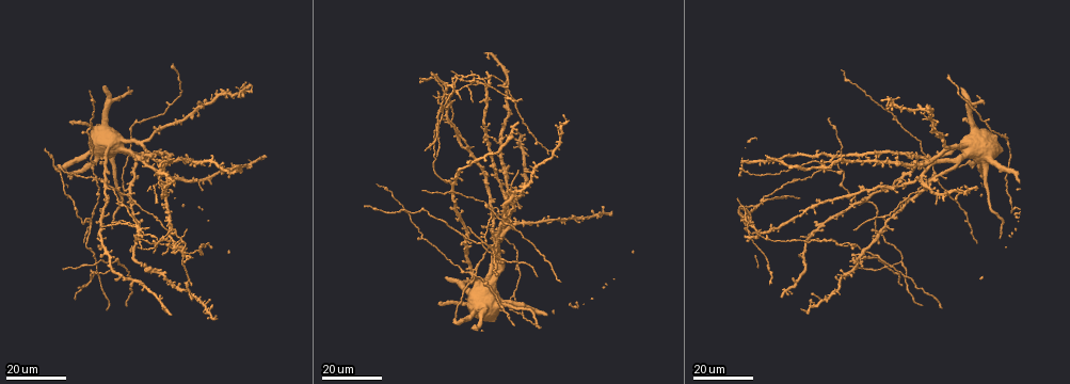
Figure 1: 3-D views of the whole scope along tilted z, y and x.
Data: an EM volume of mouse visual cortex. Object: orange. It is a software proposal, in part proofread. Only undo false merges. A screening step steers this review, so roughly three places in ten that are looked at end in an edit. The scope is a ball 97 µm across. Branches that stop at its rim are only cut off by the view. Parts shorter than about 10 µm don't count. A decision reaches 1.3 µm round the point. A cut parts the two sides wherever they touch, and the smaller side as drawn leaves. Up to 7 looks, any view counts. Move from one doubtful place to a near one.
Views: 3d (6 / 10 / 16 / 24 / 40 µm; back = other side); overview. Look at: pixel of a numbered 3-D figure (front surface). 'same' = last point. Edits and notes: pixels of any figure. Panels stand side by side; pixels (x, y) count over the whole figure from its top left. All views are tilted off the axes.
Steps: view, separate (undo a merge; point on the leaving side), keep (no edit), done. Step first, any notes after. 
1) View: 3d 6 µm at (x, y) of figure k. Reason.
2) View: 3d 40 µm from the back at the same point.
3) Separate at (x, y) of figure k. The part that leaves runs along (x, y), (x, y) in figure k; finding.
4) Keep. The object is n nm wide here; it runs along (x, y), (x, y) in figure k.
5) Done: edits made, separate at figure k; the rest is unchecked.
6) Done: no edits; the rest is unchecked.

View: 3d 24 µm at (832, 157) of figure 1. Arms part here.

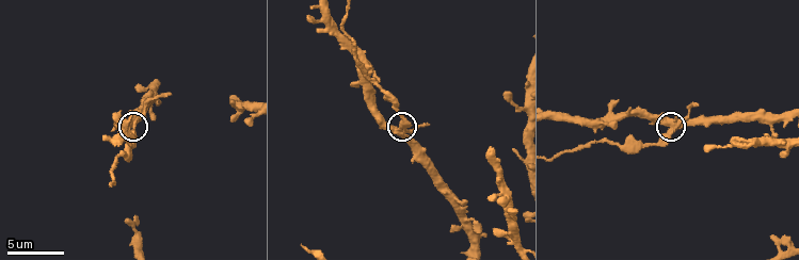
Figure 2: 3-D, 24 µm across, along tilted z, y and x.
View: 3d 10 µm at (669, 125) of figure 2.

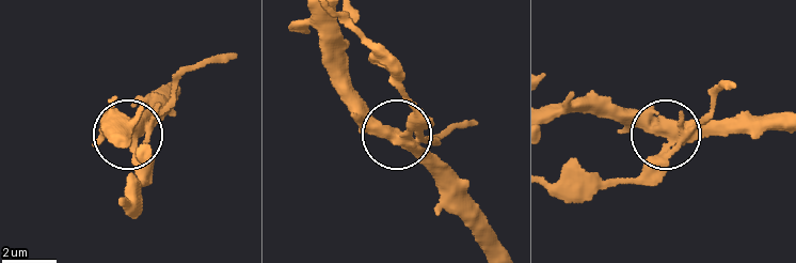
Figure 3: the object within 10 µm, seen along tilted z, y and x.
Separate at (145, 182) of figure 3. The object is 390 nm wide here; the part that leaves runs along (418, 133), (389, 68), (340, 18) in figure 3; a second neuron is stuck on.

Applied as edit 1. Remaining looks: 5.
View: 3d 16 µm at (96, 182) of figure 1. Four or more arms meet.

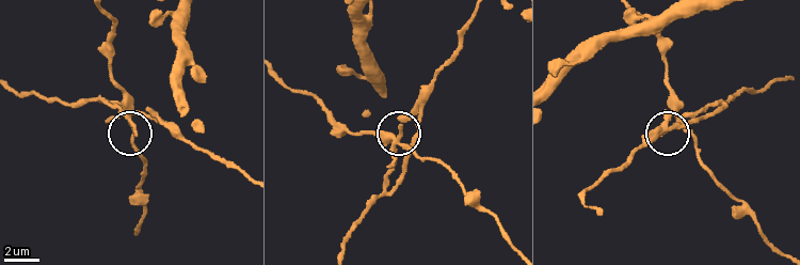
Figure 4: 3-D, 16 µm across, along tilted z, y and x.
View: 3d 6 µm at (398, 141) of figure 4. Zoom in.

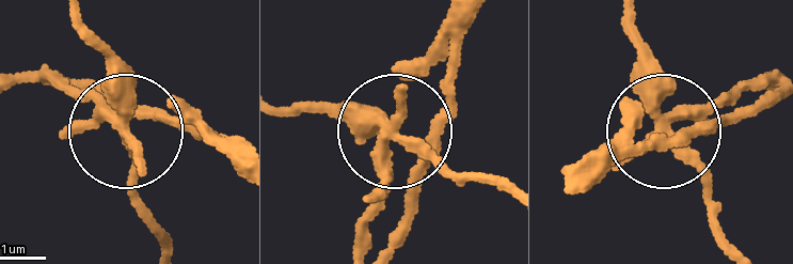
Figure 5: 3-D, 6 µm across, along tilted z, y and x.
Separate at (180, 110) of figure 5. The object is 330 nm wide here; a second neuron is stuck on.

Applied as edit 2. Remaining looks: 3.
View: overview.

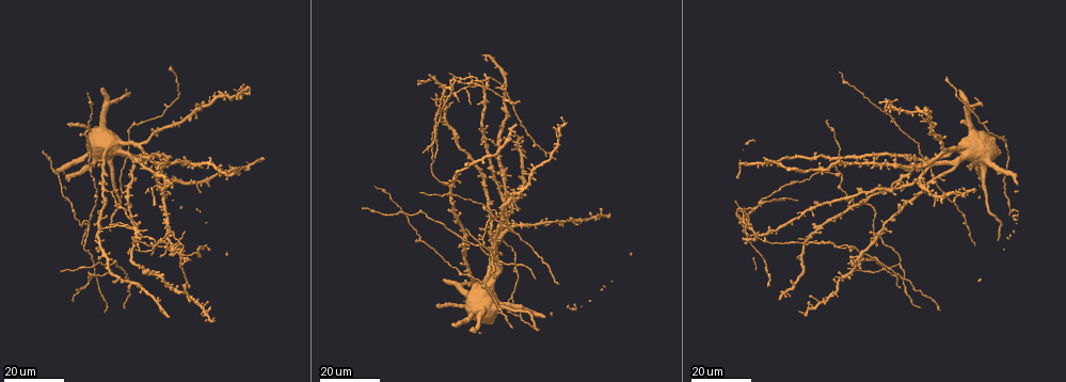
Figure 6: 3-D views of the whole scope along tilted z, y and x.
View: 3d 16 µm at (885, 270) of figure 6. Four arms meet.

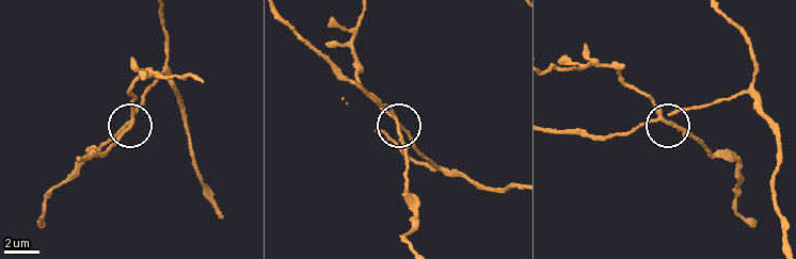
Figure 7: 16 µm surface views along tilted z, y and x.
View: 3d 6 µm at (663, 117) of figure 7. Zoom in.

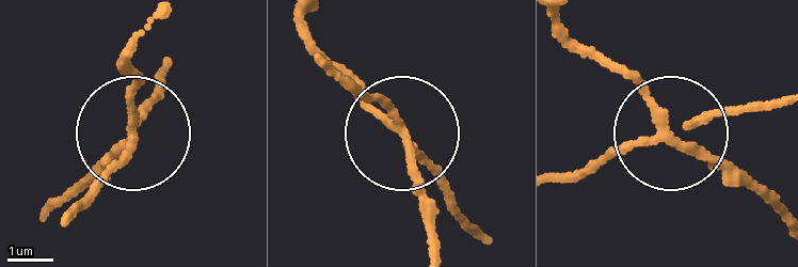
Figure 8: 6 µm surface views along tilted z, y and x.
Separate at (416, 193) of figure 8. The part that leaves runs along (669, 137), (657, 107), (556, 18) in figure 8; two neurons meet here.

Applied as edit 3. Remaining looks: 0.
Done: edits made, separate at figure 3, separate at figure 5, separate at figure 8; the rest is unchecked.

